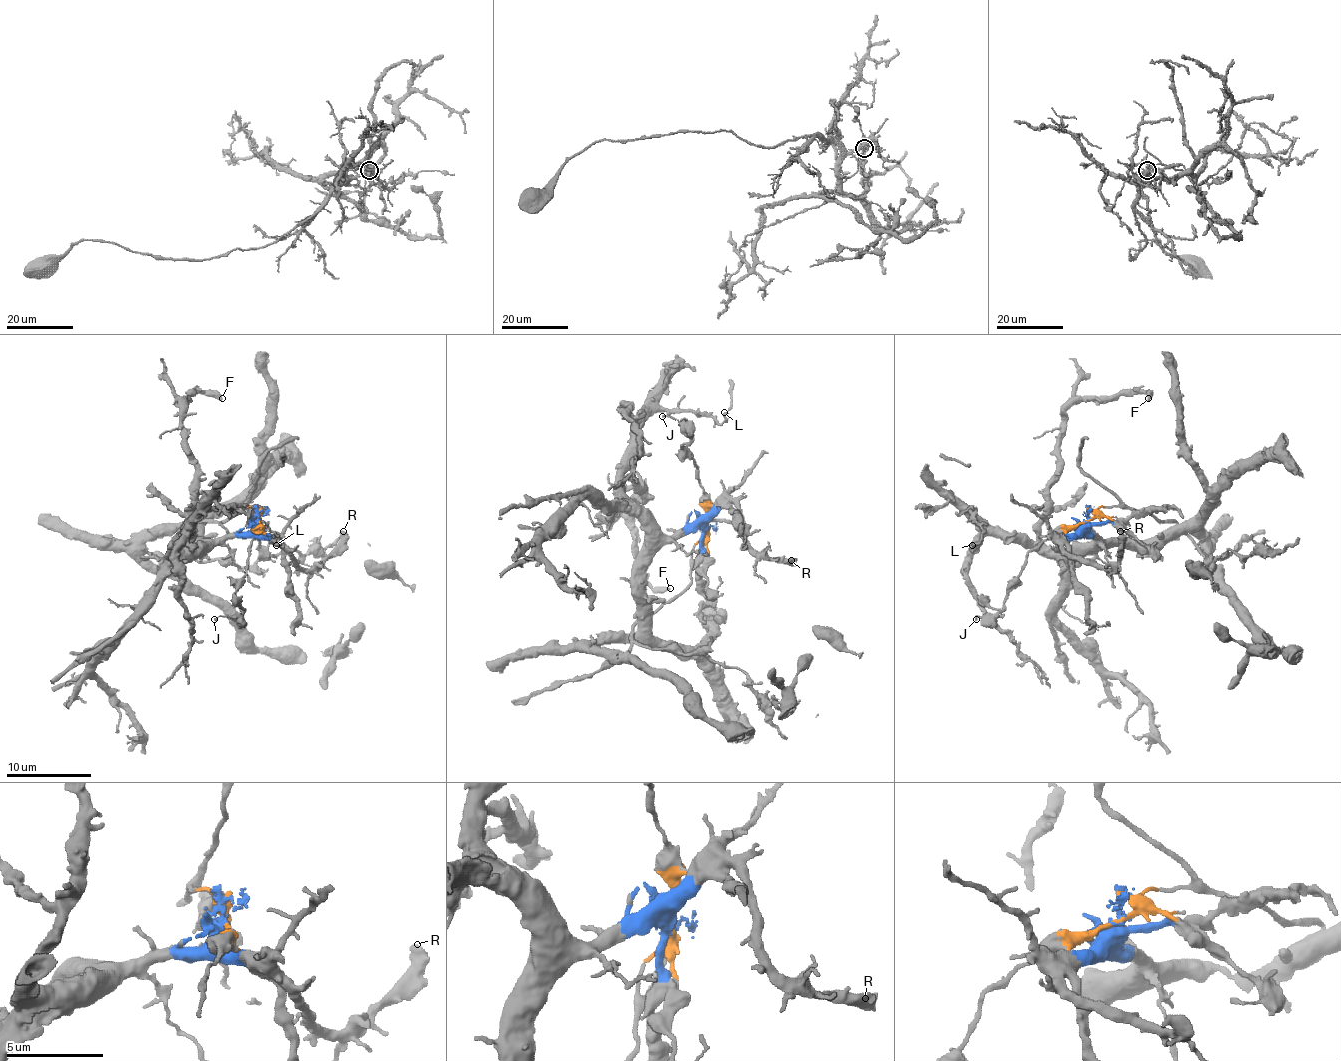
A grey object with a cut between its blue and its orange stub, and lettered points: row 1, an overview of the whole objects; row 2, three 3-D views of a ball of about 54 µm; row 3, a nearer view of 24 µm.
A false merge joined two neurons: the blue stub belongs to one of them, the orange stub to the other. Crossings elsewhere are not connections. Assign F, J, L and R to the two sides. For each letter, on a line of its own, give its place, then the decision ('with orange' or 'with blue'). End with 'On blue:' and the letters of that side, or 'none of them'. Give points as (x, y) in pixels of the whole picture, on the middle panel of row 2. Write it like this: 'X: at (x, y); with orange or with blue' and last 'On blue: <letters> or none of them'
F: at (670, 588); with blue
J: at (662, 416); with orange
L: at (724, 412); with blue
R: at (791, 560); with blue
On blue: F, L, R

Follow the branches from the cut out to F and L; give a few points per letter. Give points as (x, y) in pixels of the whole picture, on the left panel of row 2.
F: (258, 522), (248, 532), (184, 549), (175, 549), (173, 543), (194, 479), (184, 400), (190, 394), (222, 398)
L: (258, 522), (248, 532), (235, 532), (224, 539), (175, 549), (209, 509), (248, 511), (275, 535), (275, 545)

